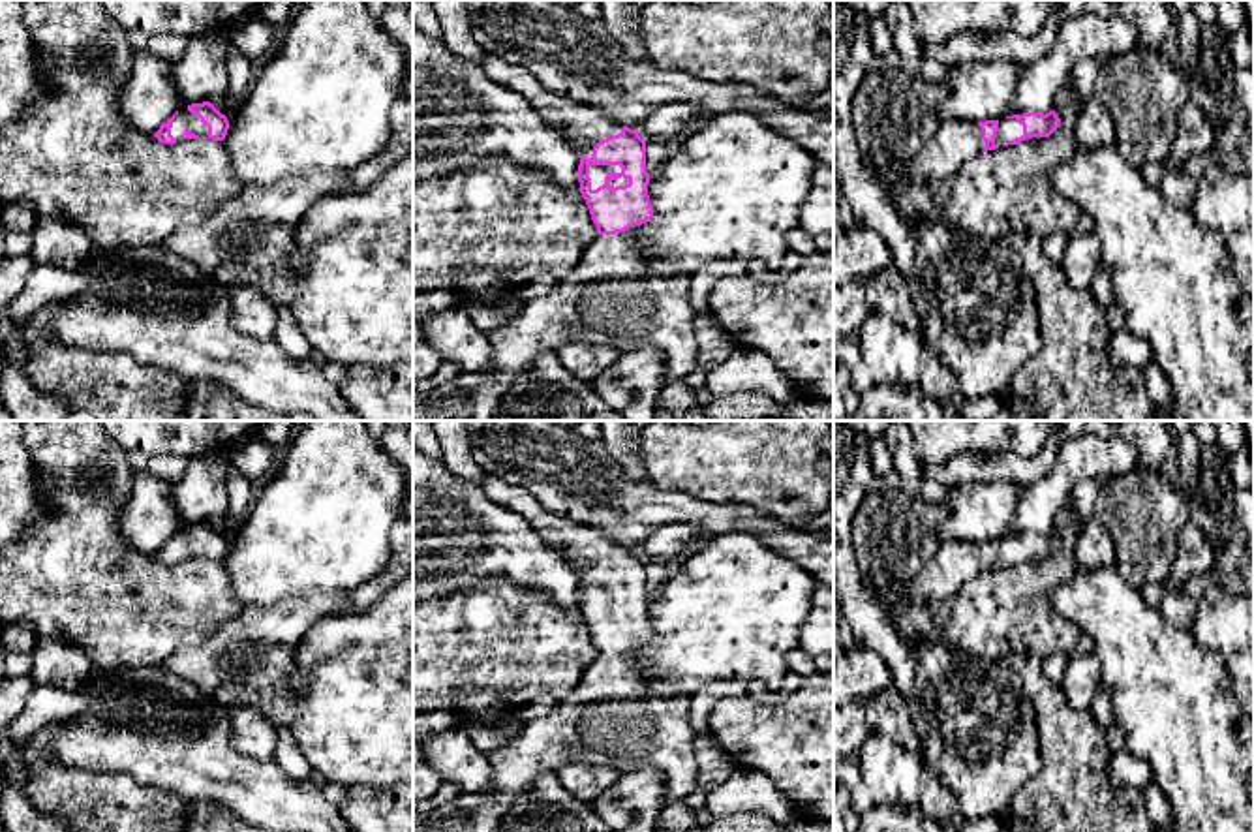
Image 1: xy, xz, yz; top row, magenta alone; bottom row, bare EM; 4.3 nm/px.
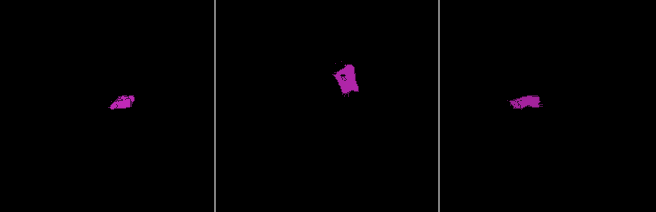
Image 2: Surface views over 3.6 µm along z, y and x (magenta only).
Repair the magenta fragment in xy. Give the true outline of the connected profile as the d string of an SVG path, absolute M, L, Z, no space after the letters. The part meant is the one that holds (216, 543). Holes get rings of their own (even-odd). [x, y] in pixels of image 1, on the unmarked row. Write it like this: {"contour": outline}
{"contour": "M191 524L176 532L154 558L160 563L175 565L180 560L212 560L223 562L229 550L229 541L214 524Z"}

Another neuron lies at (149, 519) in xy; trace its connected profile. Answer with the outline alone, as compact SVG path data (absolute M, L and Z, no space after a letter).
M135 471L130 501L118 518L122 539L141 554L154 556L182 522L171 501L171 485L148 471Z

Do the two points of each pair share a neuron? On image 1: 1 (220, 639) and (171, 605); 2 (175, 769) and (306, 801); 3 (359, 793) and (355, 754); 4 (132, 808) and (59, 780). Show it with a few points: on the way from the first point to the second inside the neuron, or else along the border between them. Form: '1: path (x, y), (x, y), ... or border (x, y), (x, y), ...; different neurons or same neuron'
1: border (244, 605), (205, 641), (179, 648), (173, 654); different neurons
2: path (207, 769), (239, 778), (248, 787), (275, 801); same neuron
3: border (351, 784), (393, 785); different neurons
4: path (113, 801), (83, 801), (77, 797); same neuron

